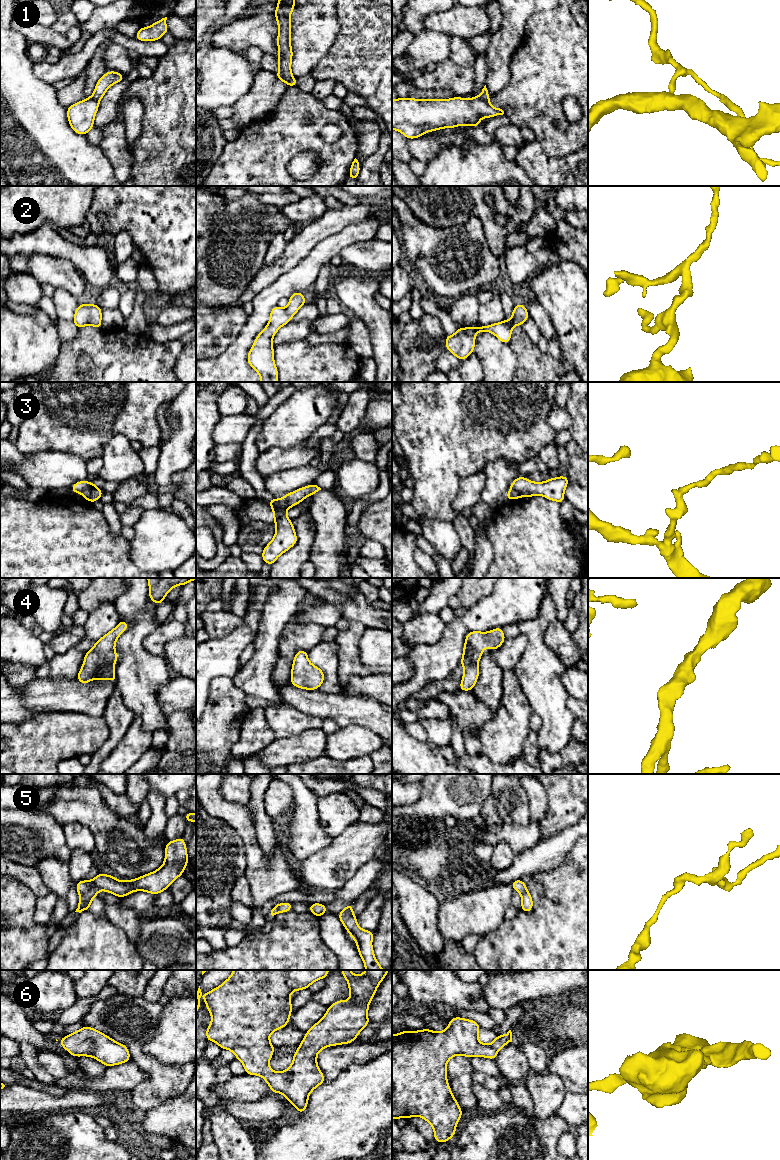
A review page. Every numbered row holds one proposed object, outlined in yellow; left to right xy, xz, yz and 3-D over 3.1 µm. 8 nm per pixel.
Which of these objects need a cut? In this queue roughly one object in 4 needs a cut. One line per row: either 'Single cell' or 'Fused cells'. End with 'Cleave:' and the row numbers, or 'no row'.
1: Fused cells
2: Single cell
3: Fused cells
4: Single cell
5: Fused cells
6: Single cell
Cleave: 1, 3, 5

